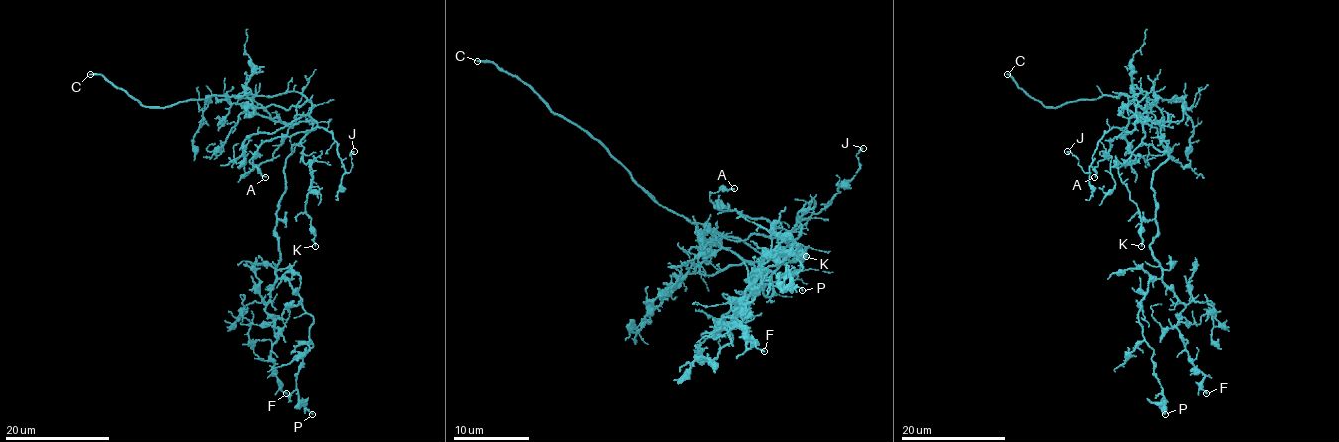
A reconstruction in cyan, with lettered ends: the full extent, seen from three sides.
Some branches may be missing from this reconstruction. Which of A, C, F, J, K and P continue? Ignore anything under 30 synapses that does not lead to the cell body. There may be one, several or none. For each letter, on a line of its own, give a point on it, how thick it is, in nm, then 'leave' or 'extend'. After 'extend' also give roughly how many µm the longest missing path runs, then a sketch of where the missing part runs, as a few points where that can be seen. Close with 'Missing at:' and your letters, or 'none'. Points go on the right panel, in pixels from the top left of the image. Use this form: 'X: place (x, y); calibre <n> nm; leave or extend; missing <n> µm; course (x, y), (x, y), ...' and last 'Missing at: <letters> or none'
A: place (1094, 177); calibre 180 nm; leave
C: place (1007, 74); calibre 240 nm; extend; missing 20 µm; course (1007, 74), (1025, 77), (1038, 99), (1053, 98)
F: place (1206, 393); calibre 200 nm; leave
J: place (1067, 151); calibre 150 nm; leave
K: place (1141, 246); calibre 140 nm; leave
P: place (1165, 414); calibre 110 nm; leave
Missing at: C

